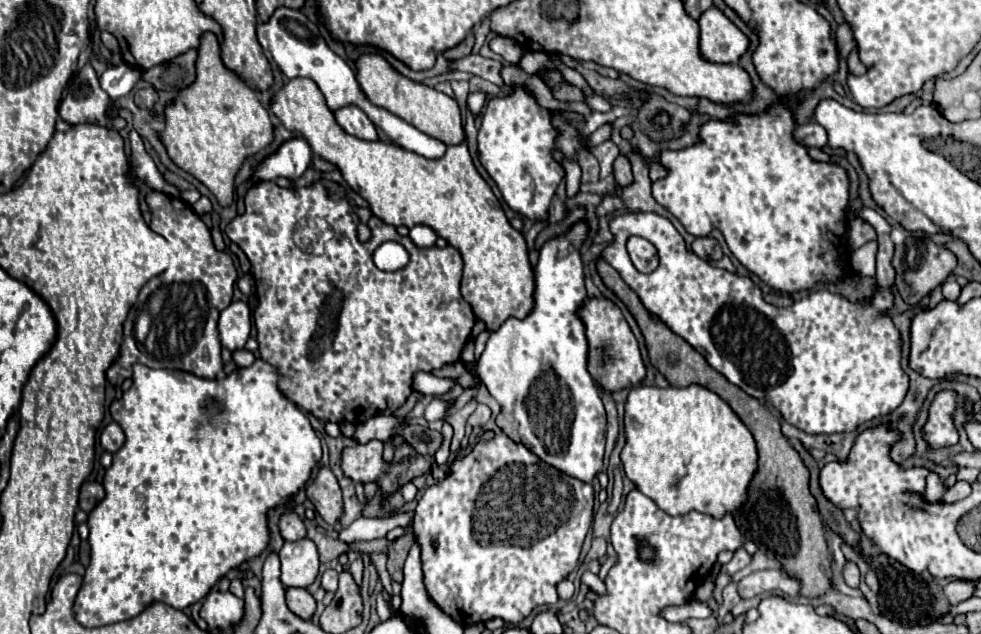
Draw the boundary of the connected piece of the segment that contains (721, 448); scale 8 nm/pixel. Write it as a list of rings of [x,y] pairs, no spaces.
[[[698,384],[686,388],[632,386],[624,404],[624,434],[626,444],[620,452],[622,468],[634,486],[652,498],[660,510],[672,516],[696,510],[722,518],[746,502],[748,484],[756,472],[756,444],[734,410],[712,390]]]

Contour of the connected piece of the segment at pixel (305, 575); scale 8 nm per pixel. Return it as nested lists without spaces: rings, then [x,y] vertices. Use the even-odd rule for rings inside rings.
[[[310,538],[284,542],[280,550],[282,584],[294,588],[308,588],[318,576],[318,552]]]

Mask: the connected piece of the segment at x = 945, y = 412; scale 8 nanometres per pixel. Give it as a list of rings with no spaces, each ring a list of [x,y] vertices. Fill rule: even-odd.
[[[942,390],[934,396],[928,408],[926,424],[922,426],[928,450],[940,450],[958,444],[960,436],[952,420],[956,408],[958,408],[958,394],[954,390]]]

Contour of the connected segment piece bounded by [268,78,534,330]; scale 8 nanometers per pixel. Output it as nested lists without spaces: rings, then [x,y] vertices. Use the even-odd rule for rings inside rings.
[[[292,78],[288,80],[280,92],[276,92],[268,104],[270,112],[274,112],[284,128],[290,132],[298,132],[304,136],[304,140],[312,146],[314,154],[328,160],[330,164],[338,166],[348,186],[358,192],[368,204],[370,210],[392,226],[406,224],[412,228],[414,224],[426,224],[436,230],[438,236],[446,238],[448,244],[460,250],[464,258],[464,276],[462,276],[462,296],[470,302],[476,318],[480,318],[486,328],[496,330],[506,318],[516,316],[524,318],[532,310],[532,294],[534,294],[534,270],[528,262],[528,248],[524,242],[522,232],[514,230],[500,208],[500,202],[496,200],[490,186],[482,180],[482,176],[476,172],[472,158],[468,154],[466,140],[454,146],[448,146],[446,154],[438,160],[428,160],[424,156],[418,156],[414,152],[408,152],[400,146],[386,144],[386,142],[366,142],[356,140],[356,136],[348,136],[338,124],[330,108],[326,106],[324,94],[320,92],[318,84],[308,78]]]

